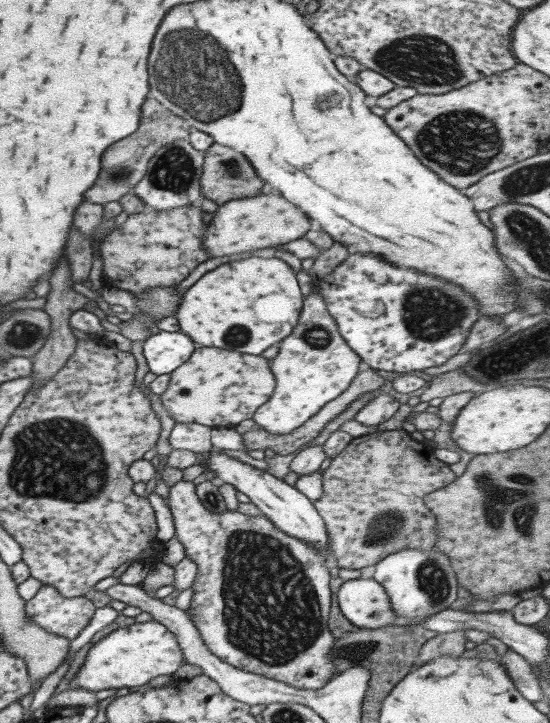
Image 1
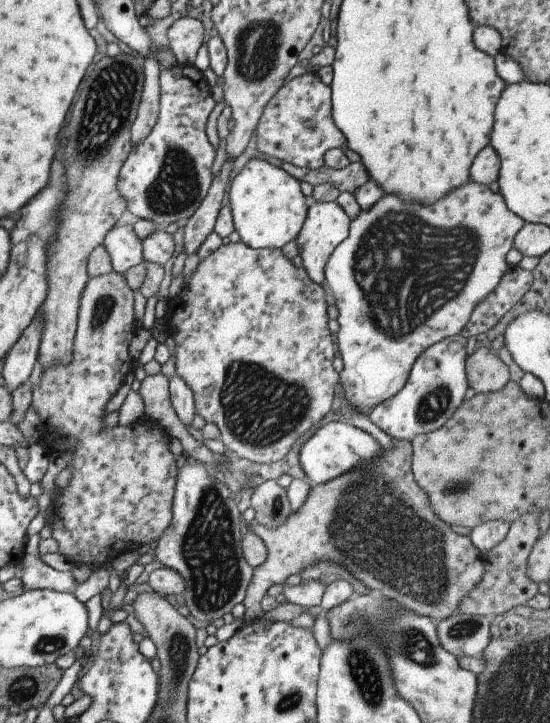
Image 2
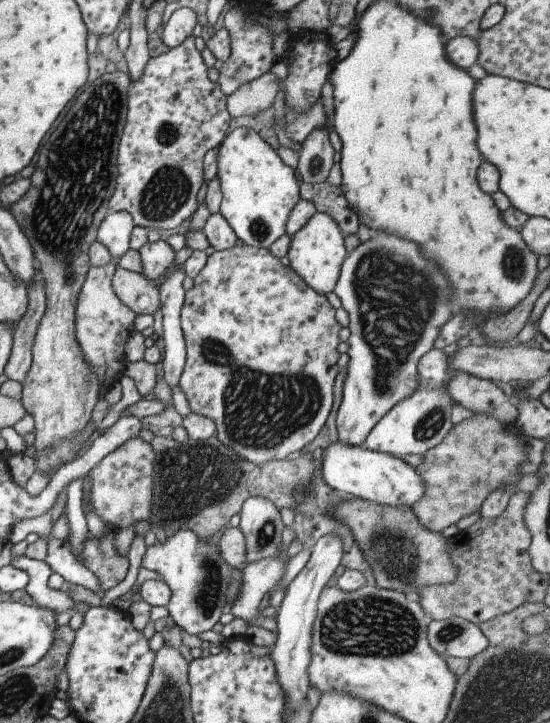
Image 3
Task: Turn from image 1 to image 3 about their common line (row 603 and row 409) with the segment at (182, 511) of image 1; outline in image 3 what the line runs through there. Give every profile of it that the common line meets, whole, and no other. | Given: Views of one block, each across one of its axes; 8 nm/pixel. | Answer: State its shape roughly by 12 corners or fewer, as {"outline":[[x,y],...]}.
{"outline":[[266,248],[184,292],[190,412],[259,465],[331,414],[327,298]]}

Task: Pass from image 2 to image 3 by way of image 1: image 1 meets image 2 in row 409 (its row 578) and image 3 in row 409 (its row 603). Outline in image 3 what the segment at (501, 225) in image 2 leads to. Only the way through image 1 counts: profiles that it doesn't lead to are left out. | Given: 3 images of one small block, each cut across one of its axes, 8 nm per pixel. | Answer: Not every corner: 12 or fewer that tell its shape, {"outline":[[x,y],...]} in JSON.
{"outline":[[375,232],[333,287],[347,313],[341,444],[419,384],[452,313],[417,244]]}

